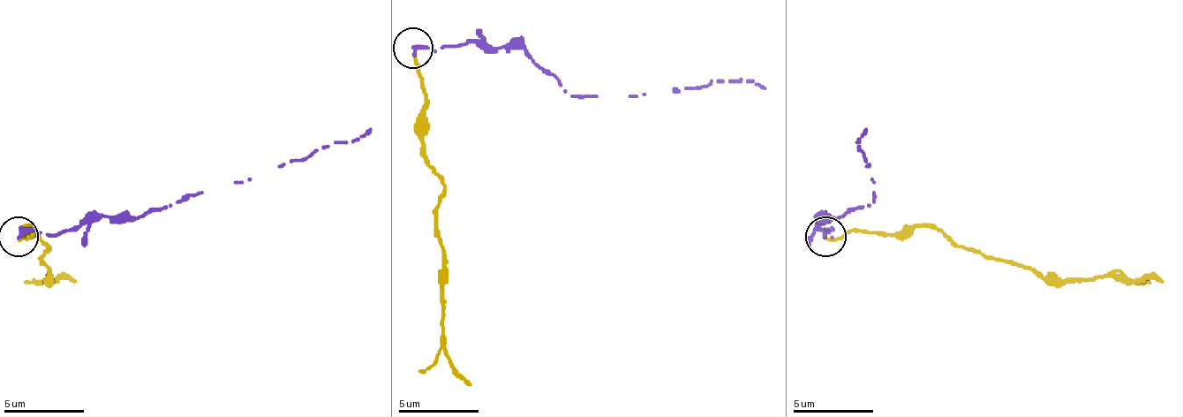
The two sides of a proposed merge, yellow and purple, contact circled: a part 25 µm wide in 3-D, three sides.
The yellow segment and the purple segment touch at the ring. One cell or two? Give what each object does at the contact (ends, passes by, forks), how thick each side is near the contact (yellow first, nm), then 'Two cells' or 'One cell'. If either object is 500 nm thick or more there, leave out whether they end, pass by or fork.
At the ring yellow ends. At the ring purple ends. Thickness 220 nm (yellow) against 320 nm. Two cells

